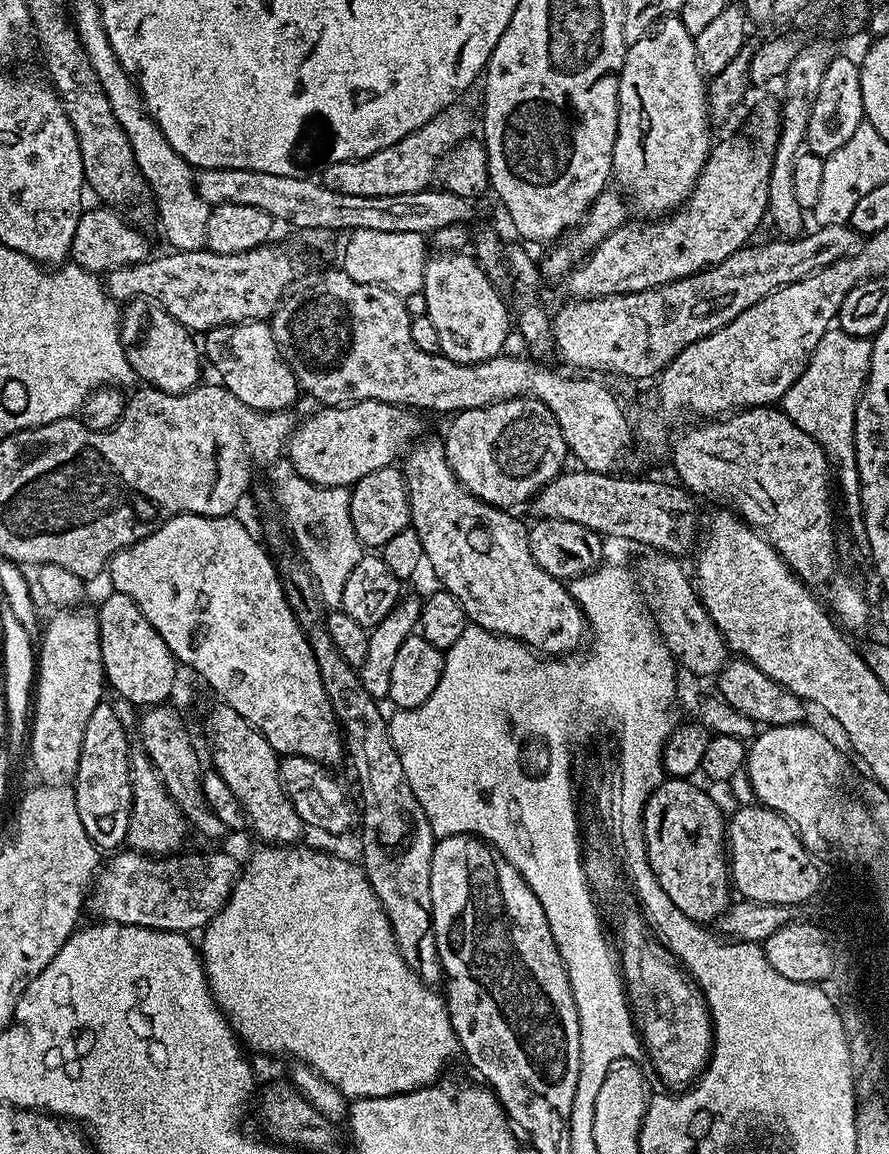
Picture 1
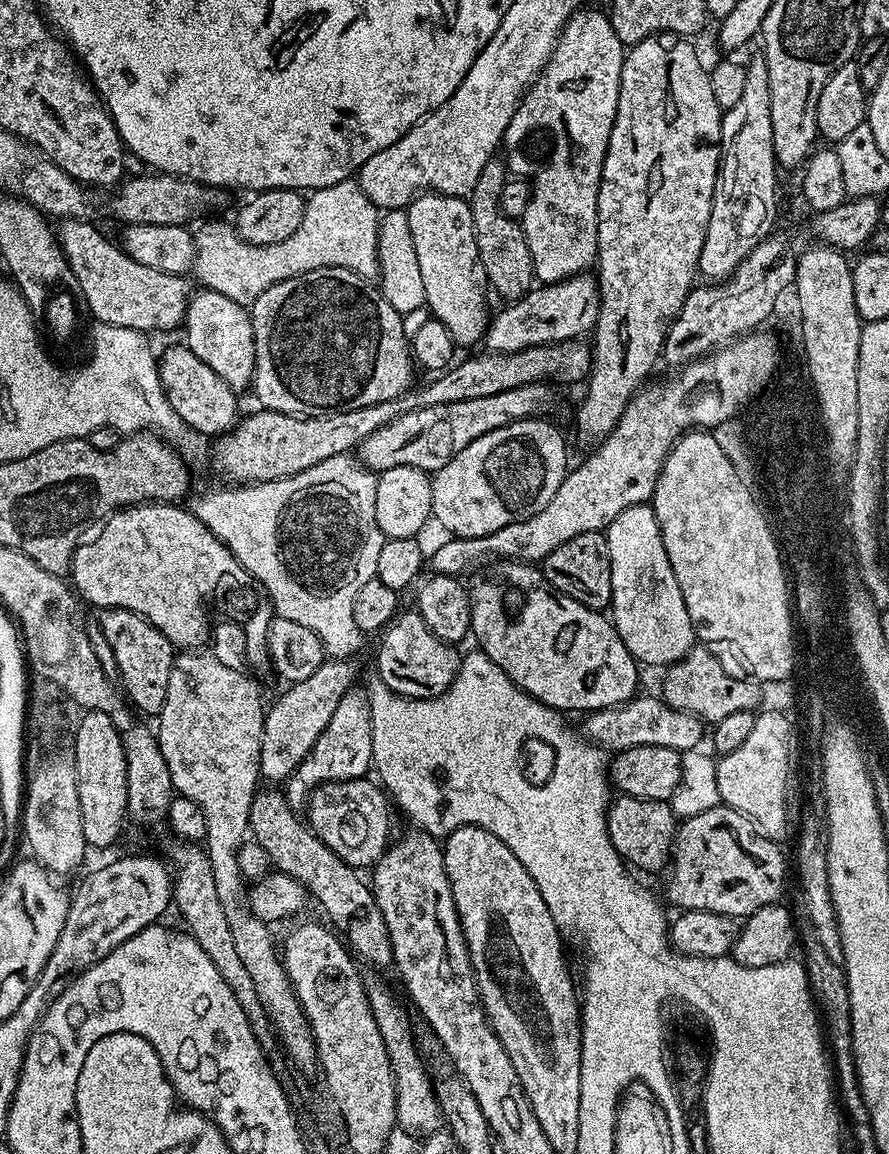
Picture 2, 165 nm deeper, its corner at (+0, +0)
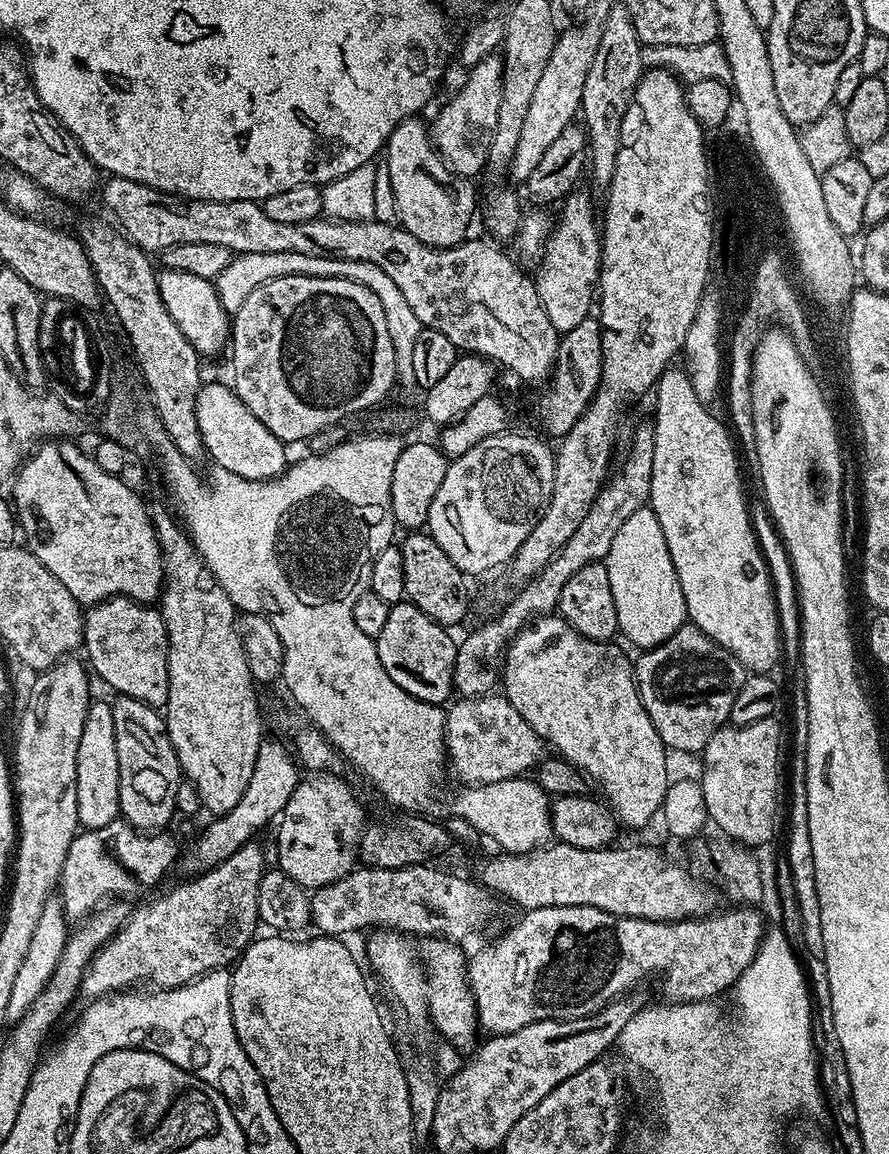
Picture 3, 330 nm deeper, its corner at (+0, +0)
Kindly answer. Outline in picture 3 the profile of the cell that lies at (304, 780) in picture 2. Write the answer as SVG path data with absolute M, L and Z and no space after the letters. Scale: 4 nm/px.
M312 774L301 779L296 785L294 794L290 794L290 802L286 802L284 811L278 817L280 829L276 832L277 862L275 863L281 871L305 890L315 890L332 884L347 872L353 871L358 864L360 833L365 823L363 822L364 812L360 809L360 804L356 801L351 786L346 781L339 780L338 777L332 775L336 774Z

